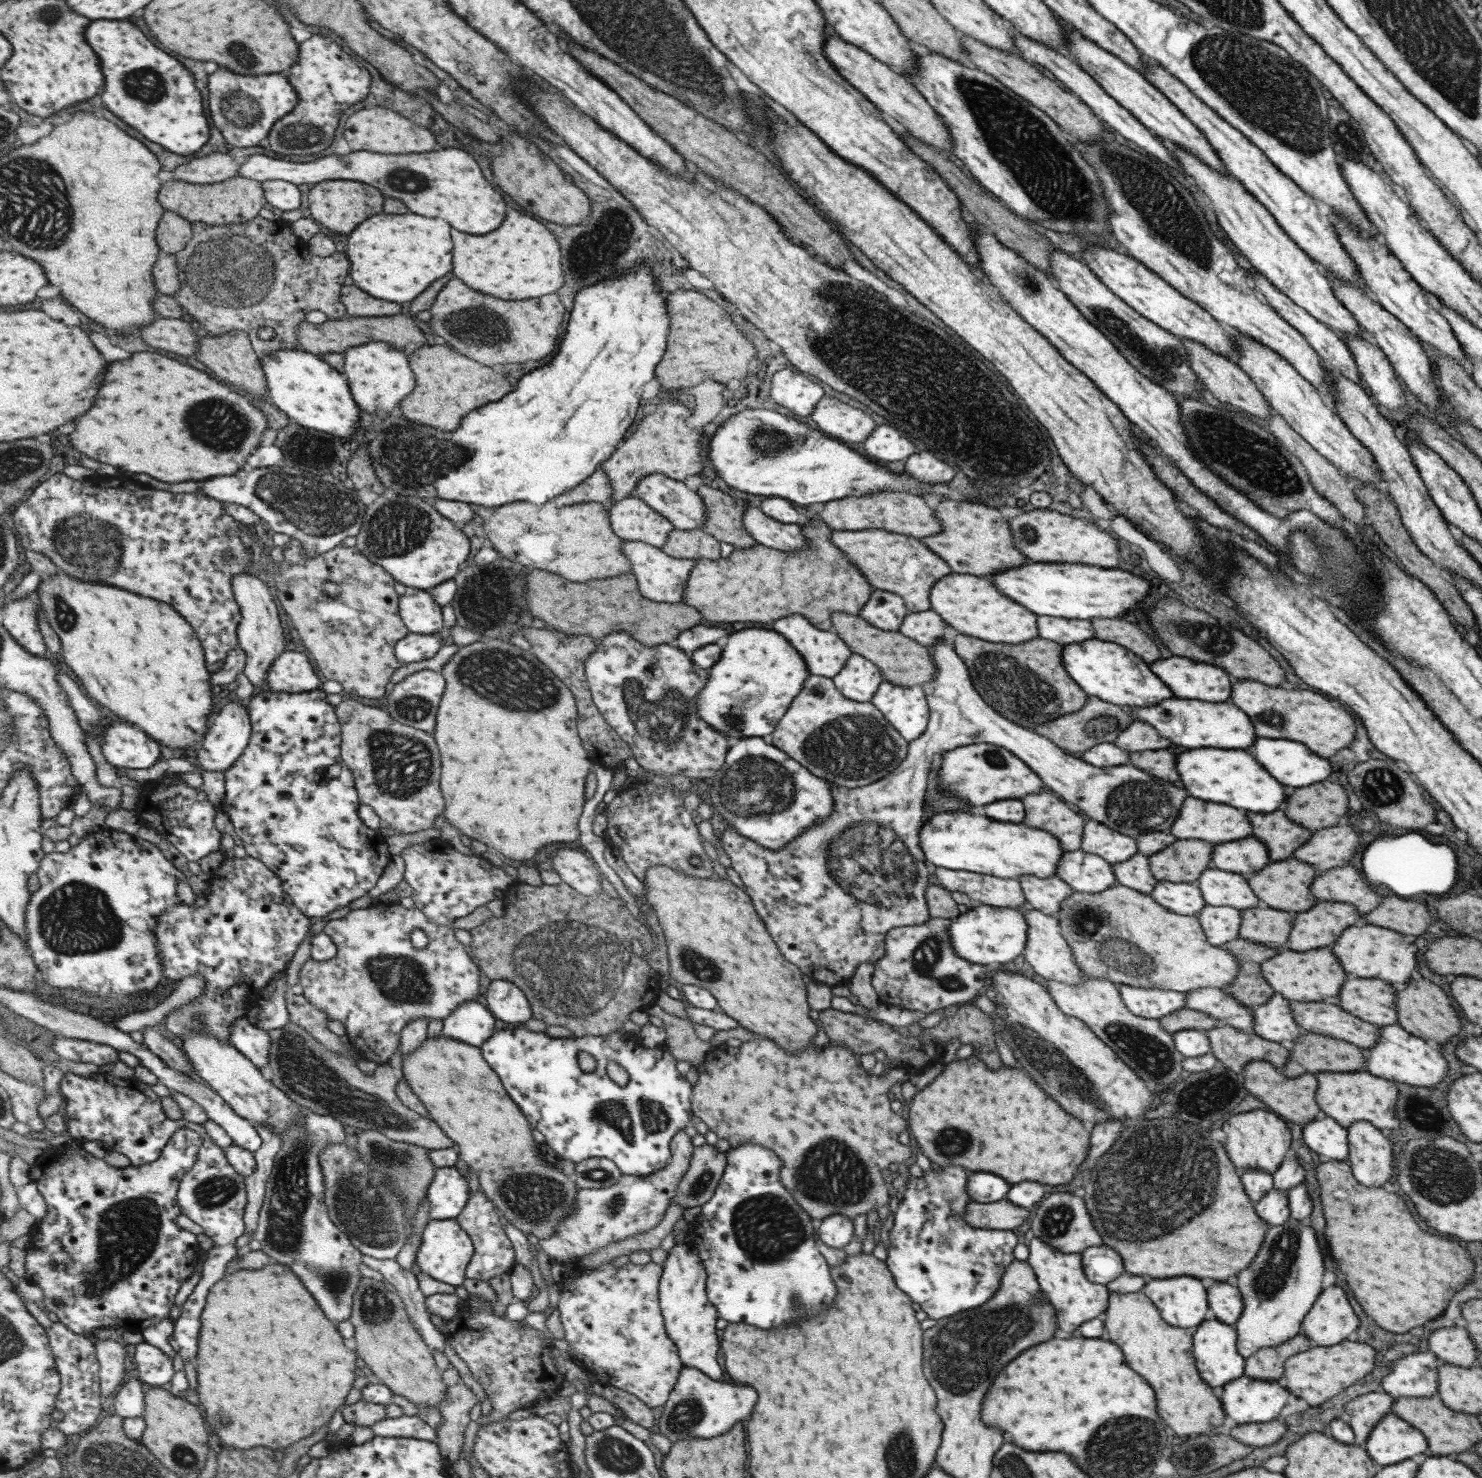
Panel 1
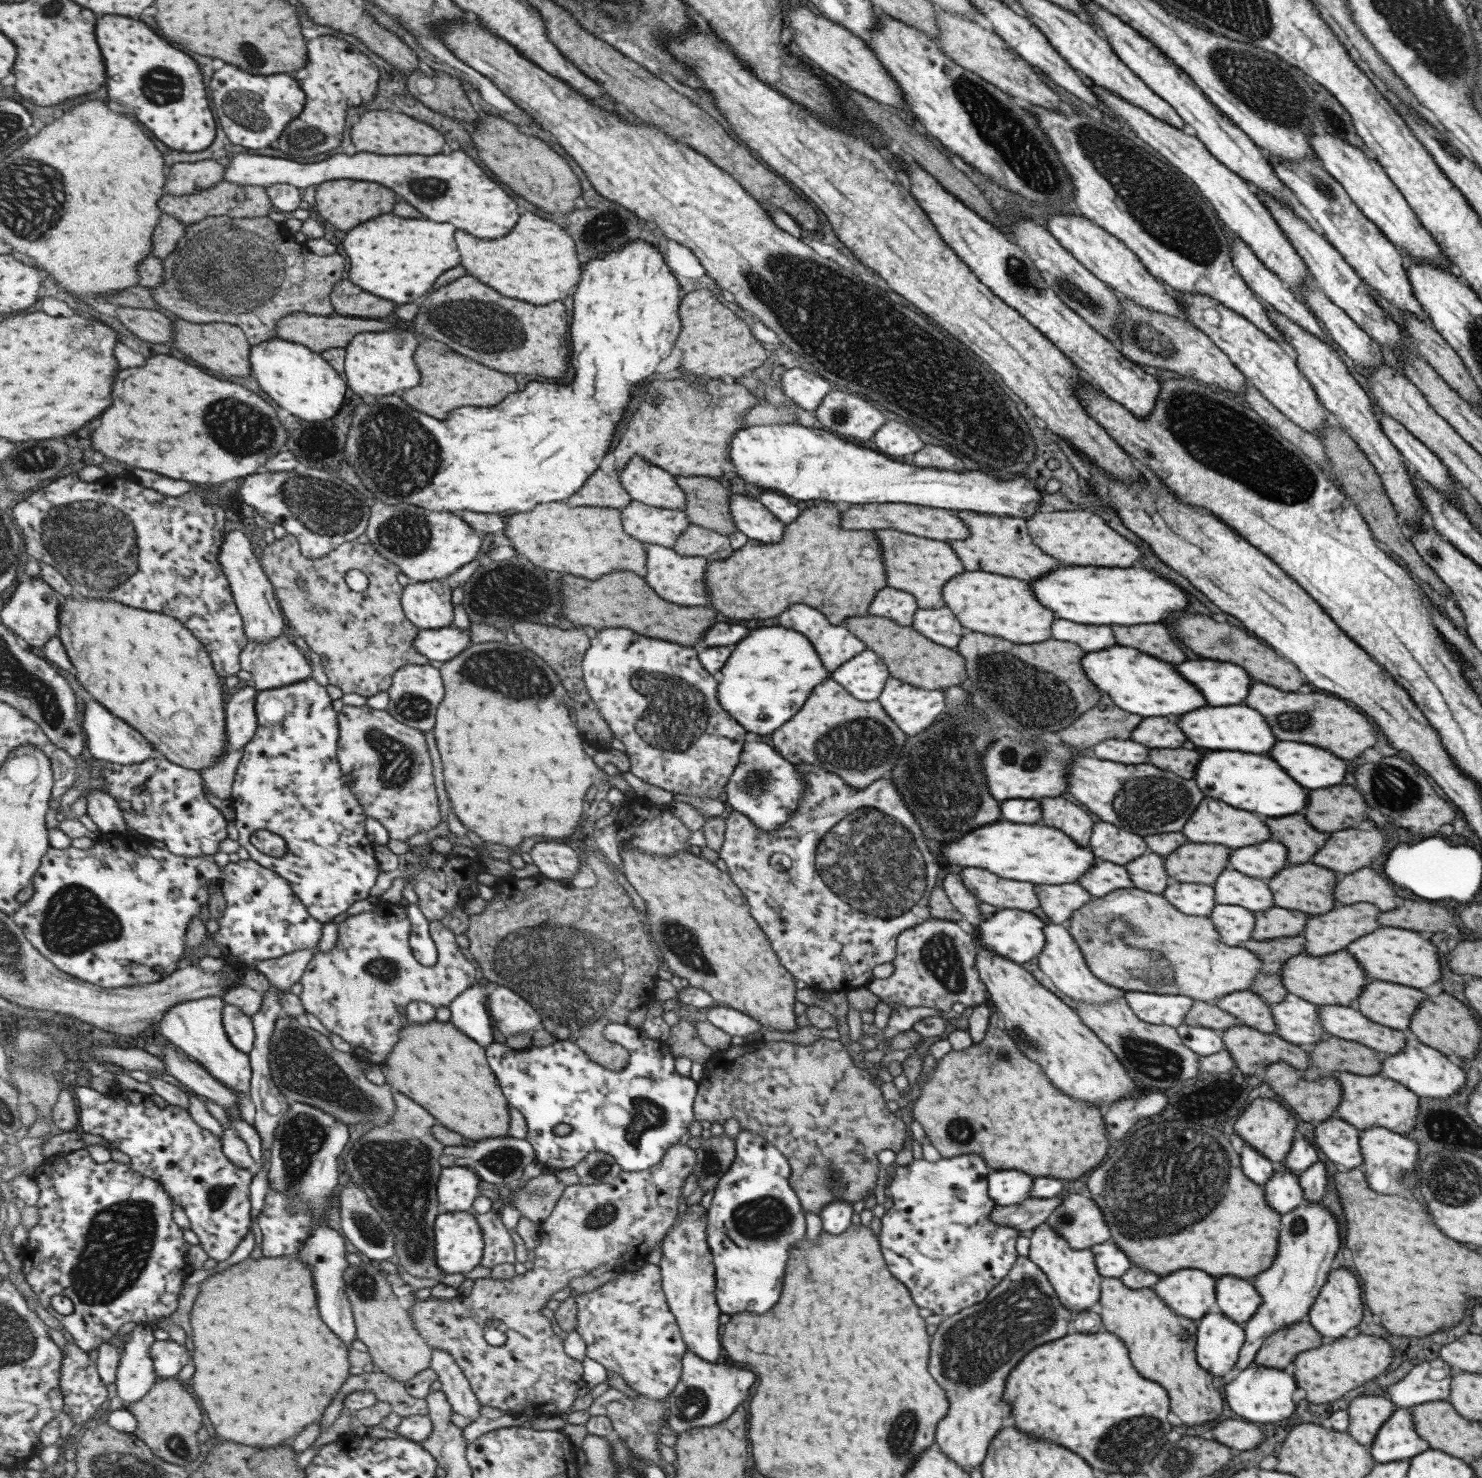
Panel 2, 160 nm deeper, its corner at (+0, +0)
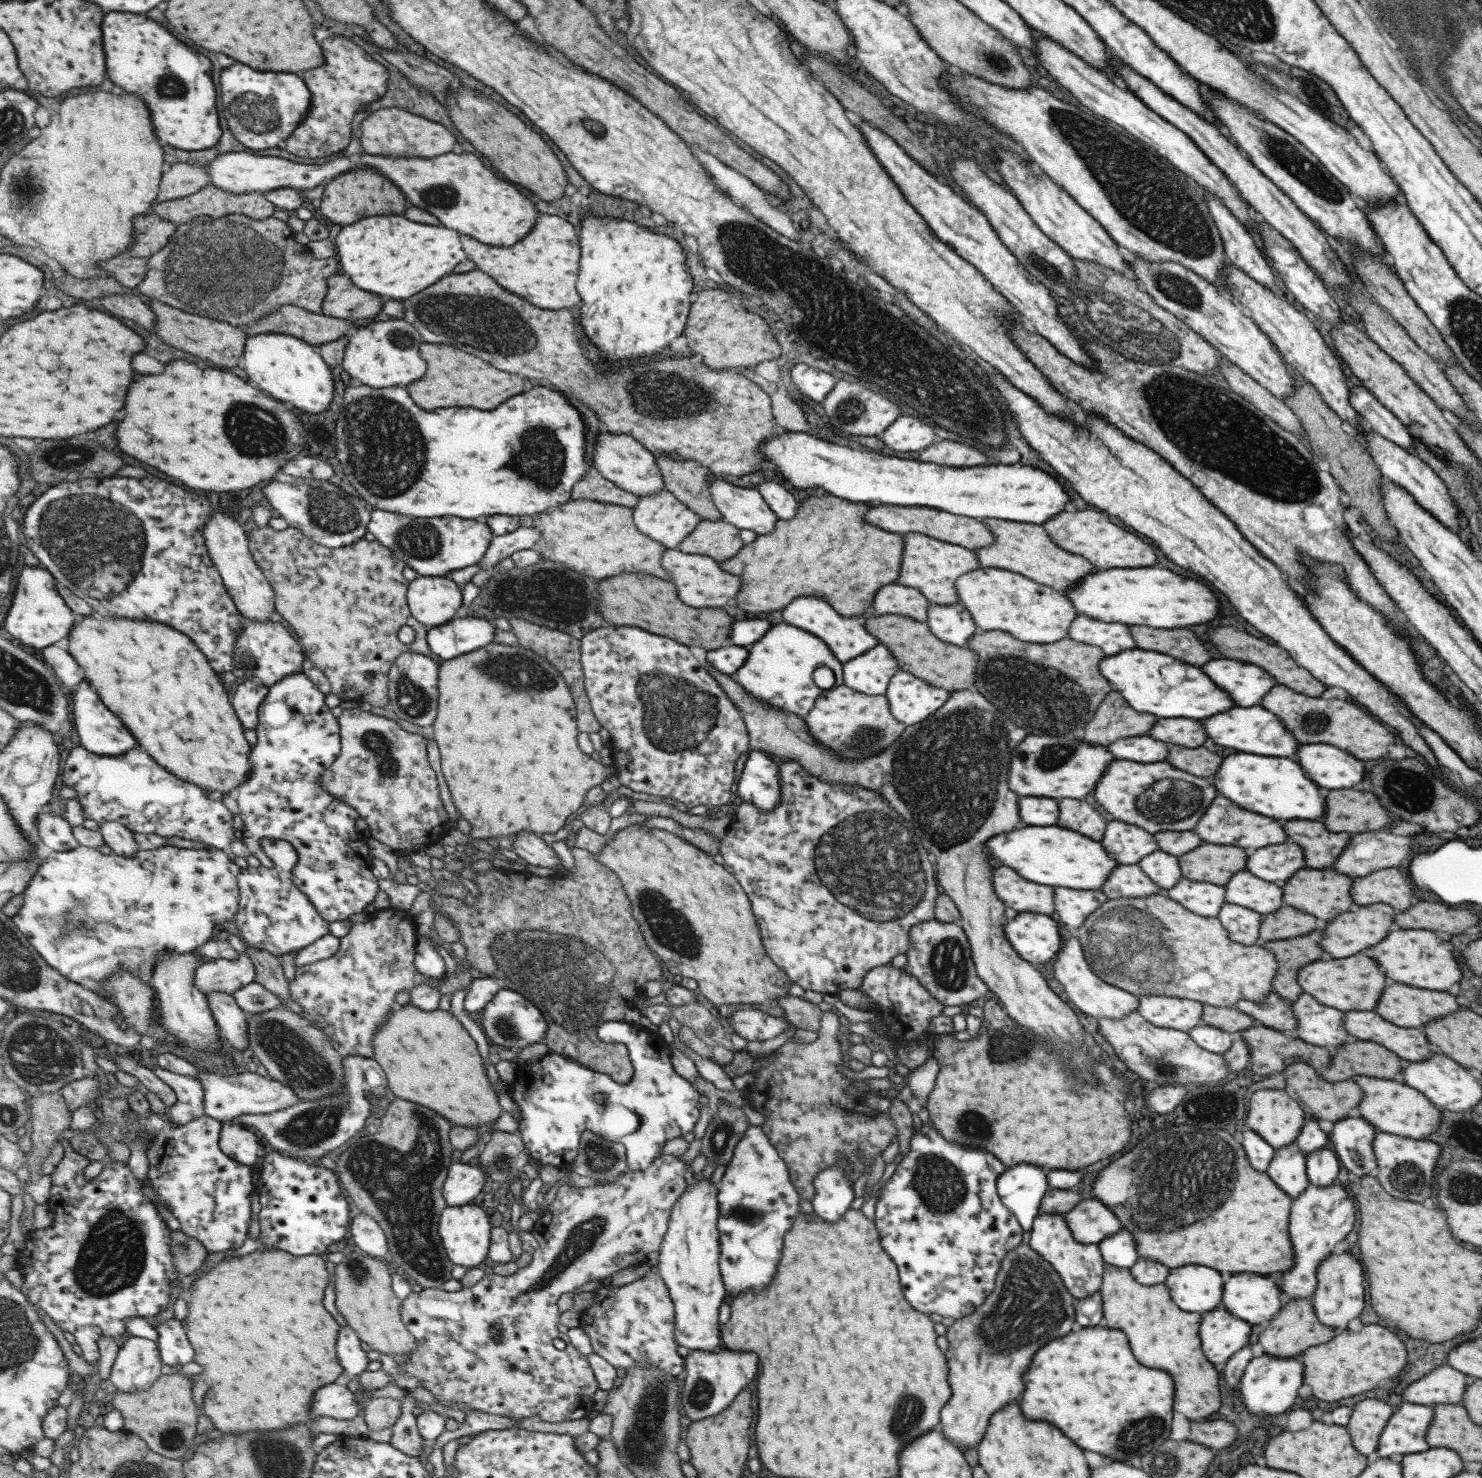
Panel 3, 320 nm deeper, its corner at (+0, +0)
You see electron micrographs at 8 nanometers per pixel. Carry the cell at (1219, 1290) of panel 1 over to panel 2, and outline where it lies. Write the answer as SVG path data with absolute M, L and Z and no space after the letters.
M1221 1276L1215 1284L1214 1309L1223 1313L1238 1325L1243 1325L1262 1303L1261 1296L1245 1280L1233 1276Z

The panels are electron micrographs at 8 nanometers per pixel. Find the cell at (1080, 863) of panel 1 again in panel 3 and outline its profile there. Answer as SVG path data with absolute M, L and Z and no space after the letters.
M1118 864L1099 888L1107 899L1143 898L1152 894L1164 894L1152 880L1137 868L1138 864Z

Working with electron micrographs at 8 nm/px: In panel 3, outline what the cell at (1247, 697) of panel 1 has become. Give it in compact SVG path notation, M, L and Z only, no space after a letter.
M1277 686L1265 694L1265 698L1261 700L1261 706L1273 712L1285 724L1285 728L1293 732L1293 736L1301 744L1331 744L1351 752L1357 760L1383 758L1387 754L1389 744L1393 744L1393 738L1395 738L1395 734L1389 732L1387 726L1373 720L1365 710L1345 700L1309 698L1285 686Z

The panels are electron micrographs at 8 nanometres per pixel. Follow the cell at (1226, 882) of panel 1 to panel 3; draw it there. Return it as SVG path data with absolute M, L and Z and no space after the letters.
M1236 872L1223 888L1225 903L1249 908L1260 915L1275 912L1281 907L1281 888L1277 884L1259 880L1250 872Z

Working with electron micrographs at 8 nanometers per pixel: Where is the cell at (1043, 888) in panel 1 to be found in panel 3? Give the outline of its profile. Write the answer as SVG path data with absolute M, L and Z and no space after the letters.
M1054 887L1054 912L1063 931L1074 931L1093 910L1099 908L1107 898L1099 890L1073 890L1072 888Z

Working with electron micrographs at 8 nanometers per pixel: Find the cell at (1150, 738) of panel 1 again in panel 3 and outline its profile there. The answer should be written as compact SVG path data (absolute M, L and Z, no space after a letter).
M1157 720L1151 726L1149 736L1161 742L1179 744L1185 748L1203 746L1207 740L1199 720Z

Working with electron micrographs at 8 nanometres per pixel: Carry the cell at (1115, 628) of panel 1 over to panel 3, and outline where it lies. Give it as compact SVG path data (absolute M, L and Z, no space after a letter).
M1131 626L1129 630L1138 649L1161 652L1193 666L1201 666L1213 658L1201 640L1189 630L1157 630L1141 626Z

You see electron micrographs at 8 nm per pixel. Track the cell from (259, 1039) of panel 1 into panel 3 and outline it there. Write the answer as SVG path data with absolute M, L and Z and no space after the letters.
M213 991L208 994L208 1001L216 1017L220 1036L227 1039L238 1050L249 1048L249 1027L245 1018L247 1012L238 1005L234 995L223 991Z

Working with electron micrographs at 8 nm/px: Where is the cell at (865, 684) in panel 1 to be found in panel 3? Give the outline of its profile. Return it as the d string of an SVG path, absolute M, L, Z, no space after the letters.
M881 643L842 664L843 684L865 696L885 695L889 680L900 669L889 649Z

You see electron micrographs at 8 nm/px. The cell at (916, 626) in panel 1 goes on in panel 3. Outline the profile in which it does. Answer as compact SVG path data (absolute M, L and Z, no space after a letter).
M958 602L950 605L930 604L926 615L925 623L929 630L943 642L963 648L968 643L967 638L975 632L975 624Z

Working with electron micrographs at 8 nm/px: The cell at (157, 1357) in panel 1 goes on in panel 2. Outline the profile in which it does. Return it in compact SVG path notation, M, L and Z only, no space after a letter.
M171 1339L156 1340L152 1346L151 1356L154 1358L155 1370L160 1380L177 1378L181 1368L187 1366L191 1360L189 1348Z

